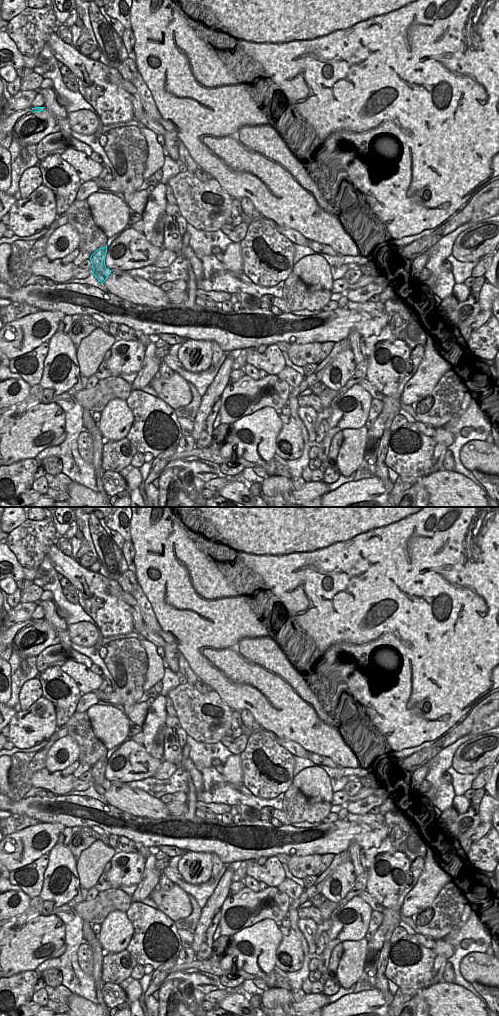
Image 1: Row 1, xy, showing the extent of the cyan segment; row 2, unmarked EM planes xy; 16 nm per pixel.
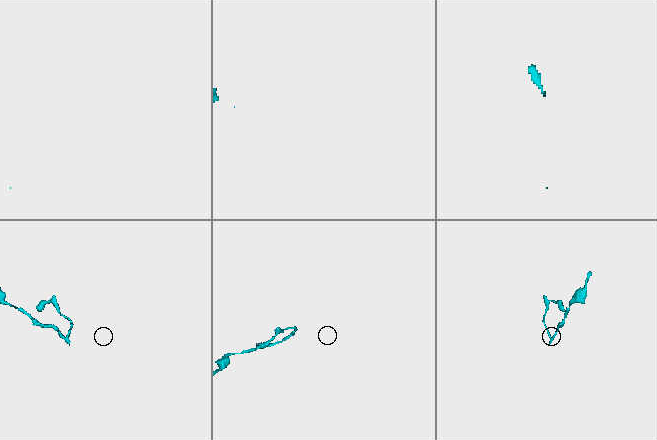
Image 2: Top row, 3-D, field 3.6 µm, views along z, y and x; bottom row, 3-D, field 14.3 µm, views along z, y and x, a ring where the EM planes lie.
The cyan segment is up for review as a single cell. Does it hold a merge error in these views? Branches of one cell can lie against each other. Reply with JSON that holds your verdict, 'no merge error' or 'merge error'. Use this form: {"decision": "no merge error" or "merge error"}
{"decision": "merge error"}

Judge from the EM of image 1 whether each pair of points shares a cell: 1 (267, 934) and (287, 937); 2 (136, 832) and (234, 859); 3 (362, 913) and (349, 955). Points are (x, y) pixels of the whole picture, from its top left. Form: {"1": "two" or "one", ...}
{"1": "two", "2": "one", "3": "two"}

